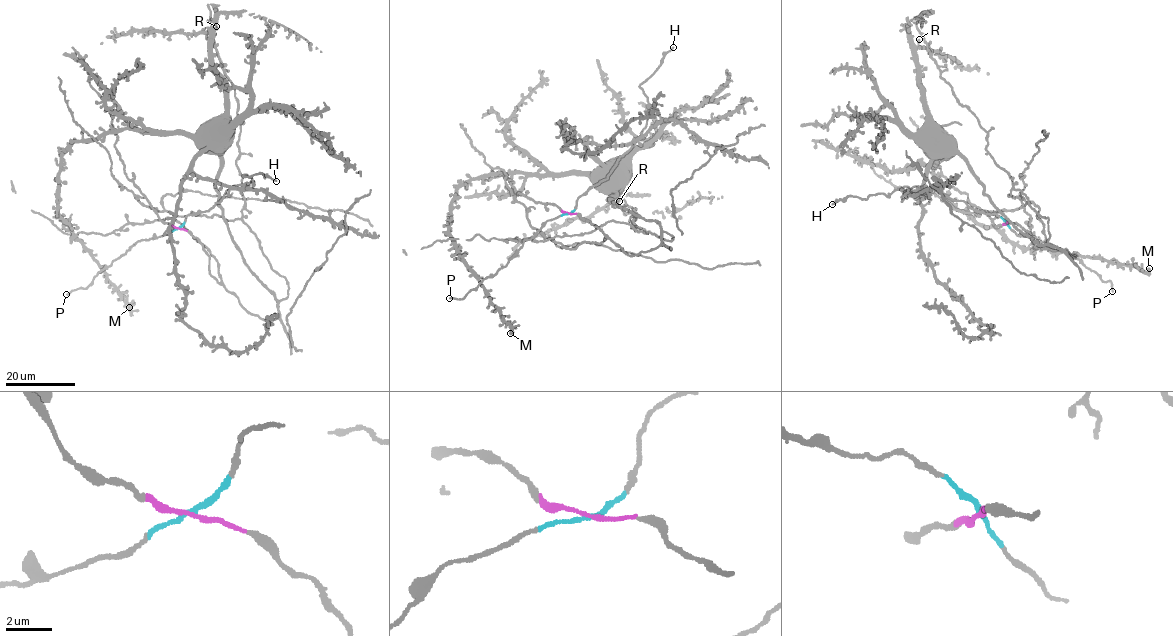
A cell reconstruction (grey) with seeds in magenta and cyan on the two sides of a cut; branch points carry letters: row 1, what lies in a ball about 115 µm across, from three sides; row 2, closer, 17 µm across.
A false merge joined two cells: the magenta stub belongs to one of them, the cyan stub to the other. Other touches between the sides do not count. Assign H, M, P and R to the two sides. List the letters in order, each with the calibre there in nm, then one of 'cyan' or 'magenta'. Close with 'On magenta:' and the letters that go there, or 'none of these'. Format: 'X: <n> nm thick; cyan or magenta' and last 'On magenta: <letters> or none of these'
H: 150 nm thick; cyan
M: 480 nm thick; magenta
P: 190 nm thick; cyan
R: 400 nm thick; magenta
On magenta: M, R

